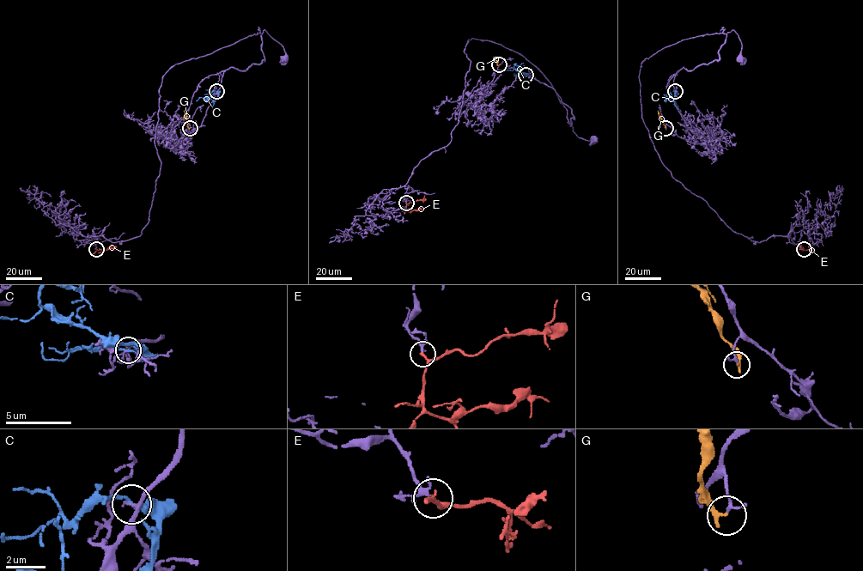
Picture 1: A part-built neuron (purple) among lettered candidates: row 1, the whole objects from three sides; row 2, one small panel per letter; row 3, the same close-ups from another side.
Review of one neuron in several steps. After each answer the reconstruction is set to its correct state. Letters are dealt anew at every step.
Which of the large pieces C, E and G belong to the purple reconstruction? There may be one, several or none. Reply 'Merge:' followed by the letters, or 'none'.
Merge: E

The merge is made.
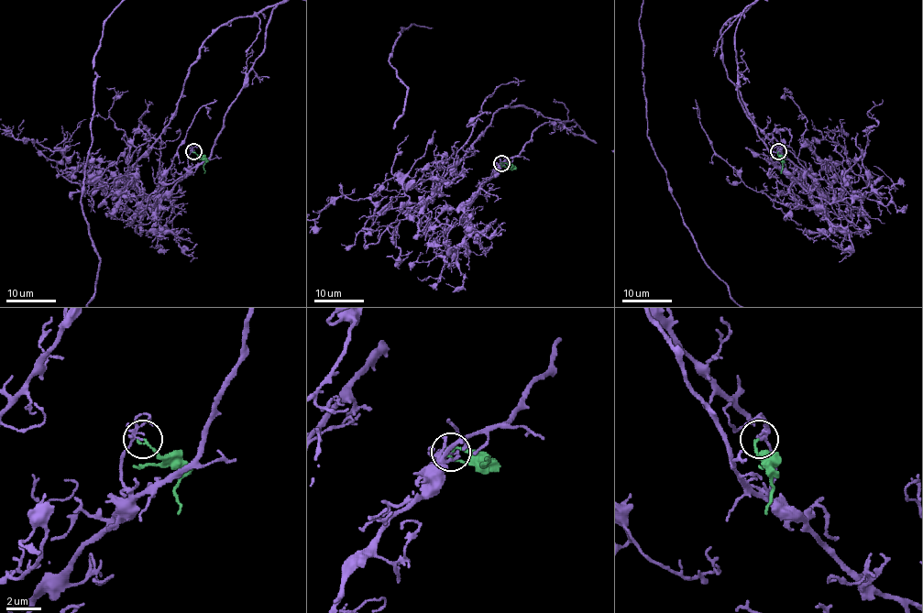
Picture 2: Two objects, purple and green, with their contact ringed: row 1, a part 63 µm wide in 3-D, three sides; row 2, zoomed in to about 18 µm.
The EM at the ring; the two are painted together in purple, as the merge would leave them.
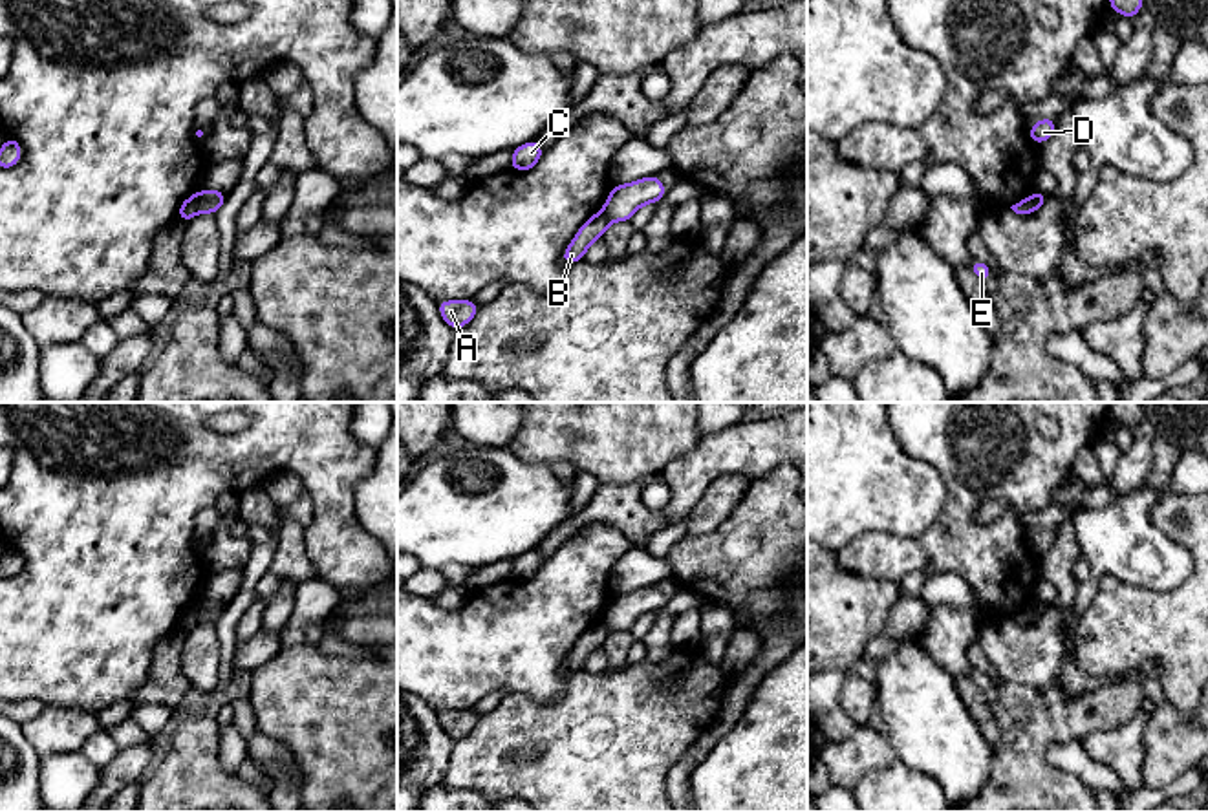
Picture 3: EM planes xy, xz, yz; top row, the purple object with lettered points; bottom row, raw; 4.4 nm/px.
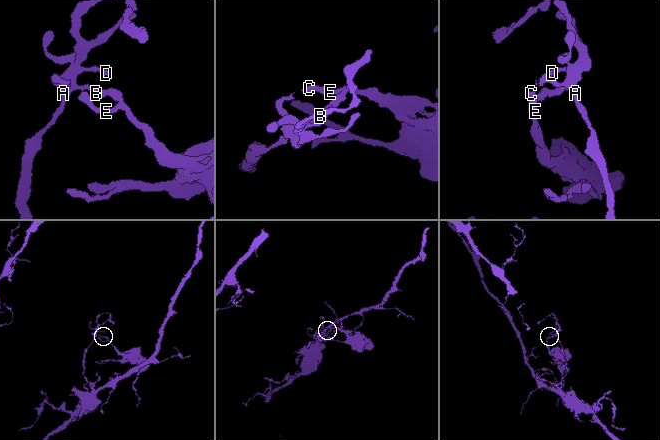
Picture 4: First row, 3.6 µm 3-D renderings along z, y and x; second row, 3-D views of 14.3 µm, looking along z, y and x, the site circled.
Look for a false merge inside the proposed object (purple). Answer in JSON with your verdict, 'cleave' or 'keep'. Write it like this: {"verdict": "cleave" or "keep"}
{"verdict": "cleave"}

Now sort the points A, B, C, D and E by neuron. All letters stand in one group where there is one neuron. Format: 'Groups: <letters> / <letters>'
Groups: A B D / C E

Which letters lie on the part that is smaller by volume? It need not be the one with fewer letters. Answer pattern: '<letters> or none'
C, E

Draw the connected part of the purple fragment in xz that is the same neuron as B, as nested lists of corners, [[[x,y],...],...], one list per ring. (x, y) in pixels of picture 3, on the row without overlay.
[[[604,622],[593,624],[577,642],[573,651],[567,655],[567,658],[562,664],[562,673],[569,675],[573,671],[584,669],[586,658],[609,636],[609,629]]]

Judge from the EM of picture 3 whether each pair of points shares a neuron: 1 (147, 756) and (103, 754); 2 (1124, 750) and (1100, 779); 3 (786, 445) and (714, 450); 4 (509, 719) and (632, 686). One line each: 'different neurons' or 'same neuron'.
1: different neurons
2: different neurons
3: same neuron
4: same neuron

